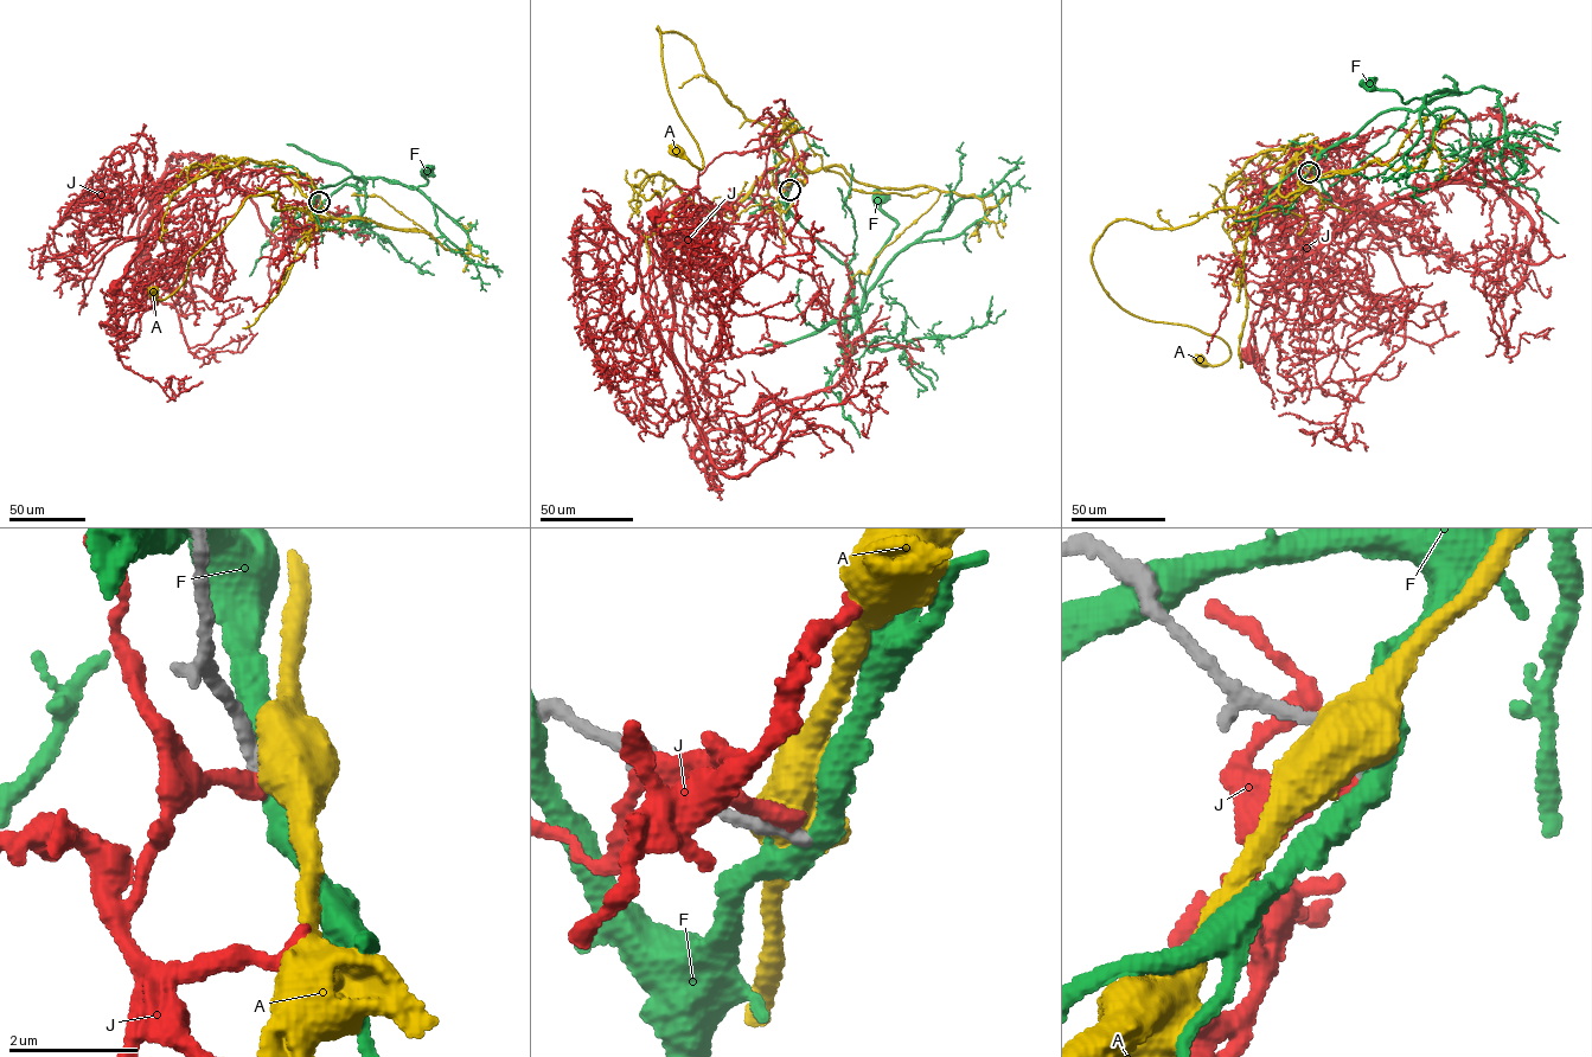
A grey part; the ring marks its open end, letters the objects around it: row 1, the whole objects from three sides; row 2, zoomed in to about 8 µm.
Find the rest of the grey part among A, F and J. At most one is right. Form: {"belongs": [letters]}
{"belongs": []}

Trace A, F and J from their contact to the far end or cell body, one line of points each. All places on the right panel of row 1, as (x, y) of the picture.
A: (1308, 171), (1247, 211), (1099, 236), (1092, 264), (1119, 306), (1227, 344), (1200, 360)
F: (1309, 172), (1316, 159), (1379, 115), (1414, 111), (1459, 94), (1433, 91), (1405, 103), (1394, 90), (1366, 83)
J: (1308, 172), (1236, 220), (1250, 230), (1240, 197), (1293, 213), (1287, 243), (1302, 260), (1266, 295), (1248, 354)

